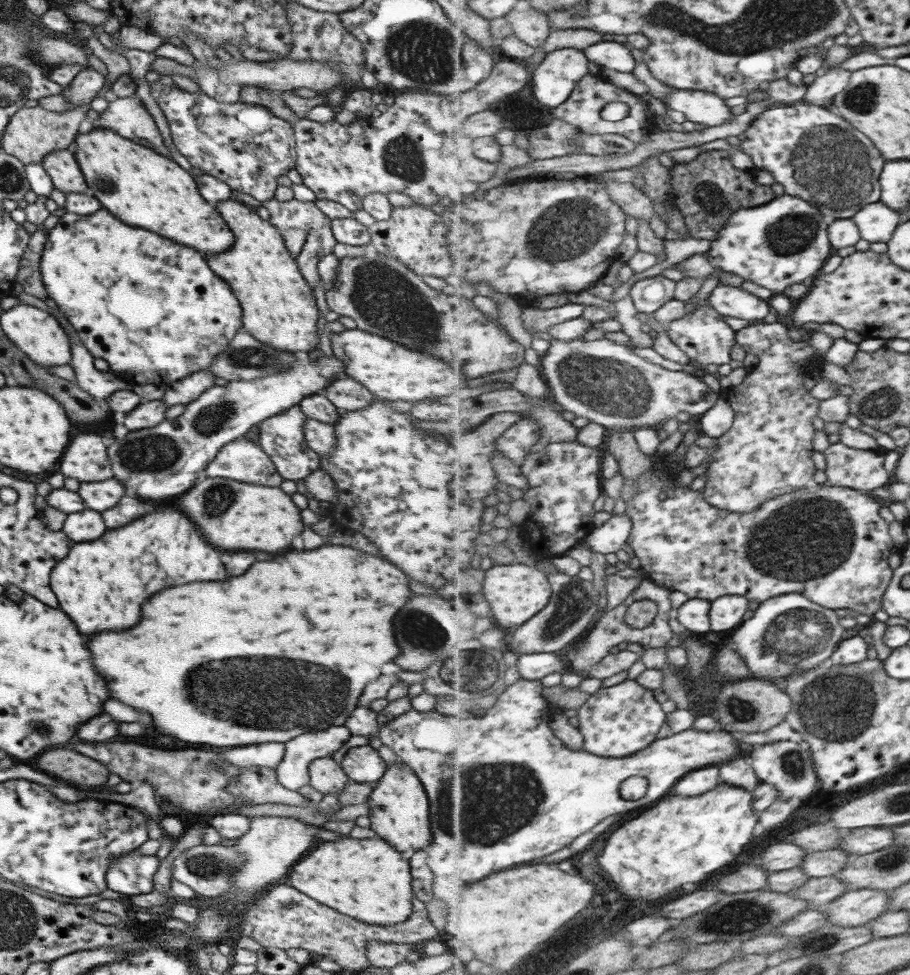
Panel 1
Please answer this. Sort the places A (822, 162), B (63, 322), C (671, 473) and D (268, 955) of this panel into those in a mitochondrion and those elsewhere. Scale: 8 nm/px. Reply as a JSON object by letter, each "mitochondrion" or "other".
{"A":"mitochondrion","B":"other","C":"other","D":"other"}

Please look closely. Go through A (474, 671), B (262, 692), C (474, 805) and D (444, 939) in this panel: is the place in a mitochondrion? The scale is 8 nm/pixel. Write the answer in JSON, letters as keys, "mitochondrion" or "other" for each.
{"A":"mitochondrion","B":"mitochondrion","C":"mitochondrion","D":"other"}

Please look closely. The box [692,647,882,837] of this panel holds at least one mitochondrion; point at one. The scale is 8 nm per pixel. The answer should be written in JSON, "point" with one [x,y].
{"point":[845,703]}

